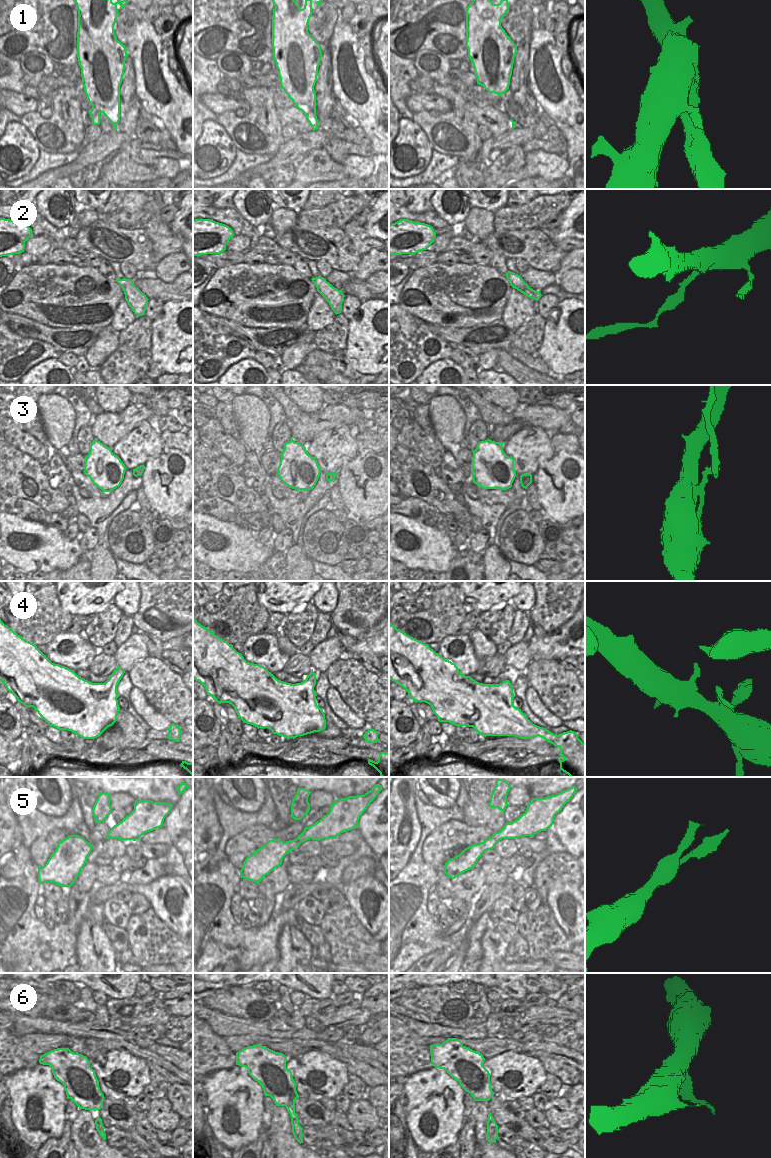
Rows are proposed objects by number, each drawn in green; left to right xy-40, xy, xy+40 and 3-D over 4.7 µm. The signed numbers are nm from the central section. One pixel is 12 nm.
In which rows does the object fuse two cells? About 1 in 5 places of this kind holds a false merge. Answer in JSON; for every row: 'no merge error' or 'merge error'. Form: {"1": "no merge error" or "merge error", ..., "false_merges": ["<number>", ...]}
{"1": "merge error", "2": "merge error", "3": "no merge error", "4": "merge error", "5": "no merge error", "6": "no merge error", "false_merges": ["1", "2", "4"]}

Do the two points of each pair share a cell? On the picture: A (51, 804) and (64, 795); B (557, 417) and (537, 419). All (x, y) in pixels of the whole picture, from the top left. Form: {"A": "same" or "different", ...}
{"A": "same", "B": "same"}

